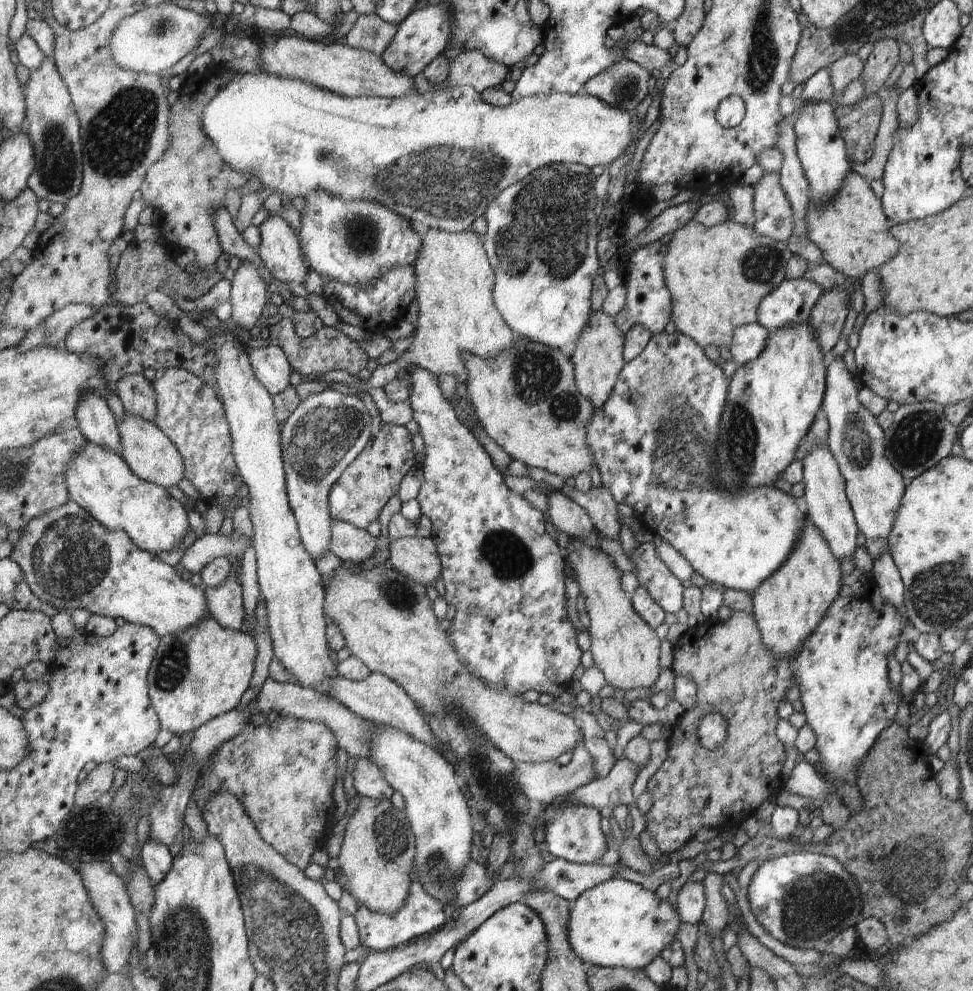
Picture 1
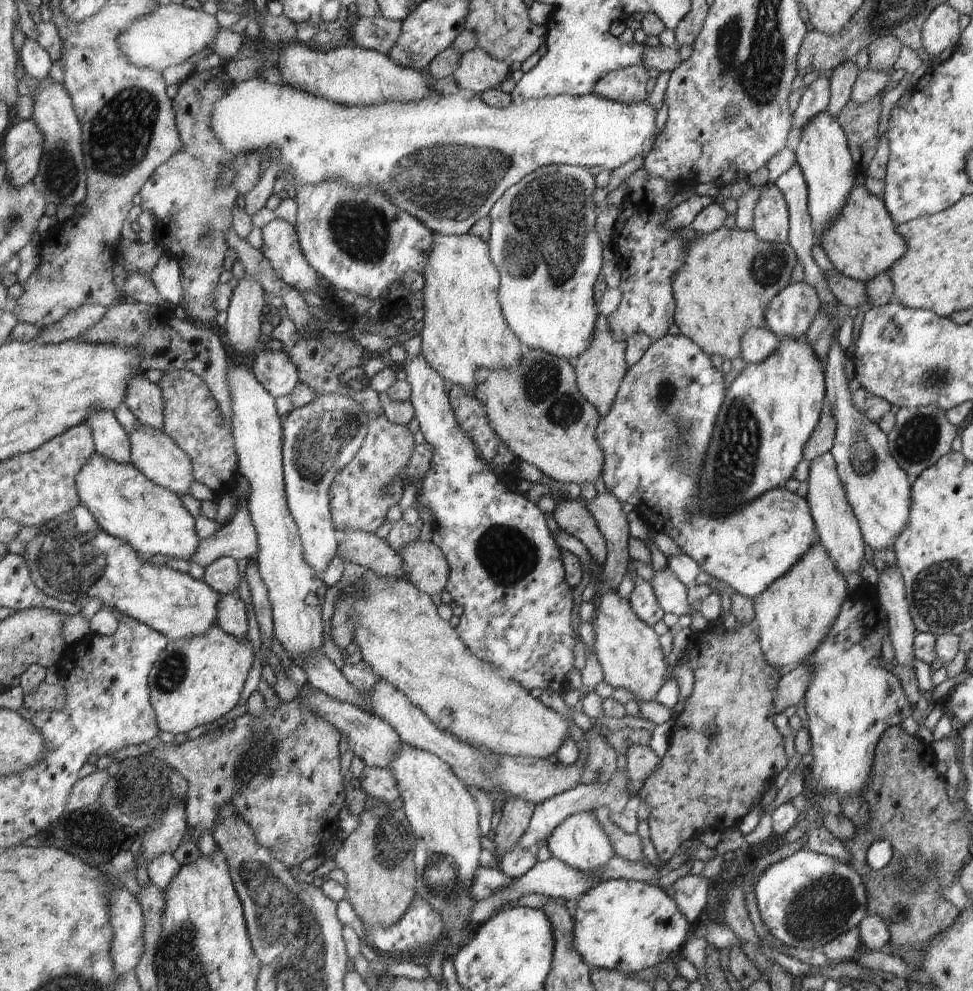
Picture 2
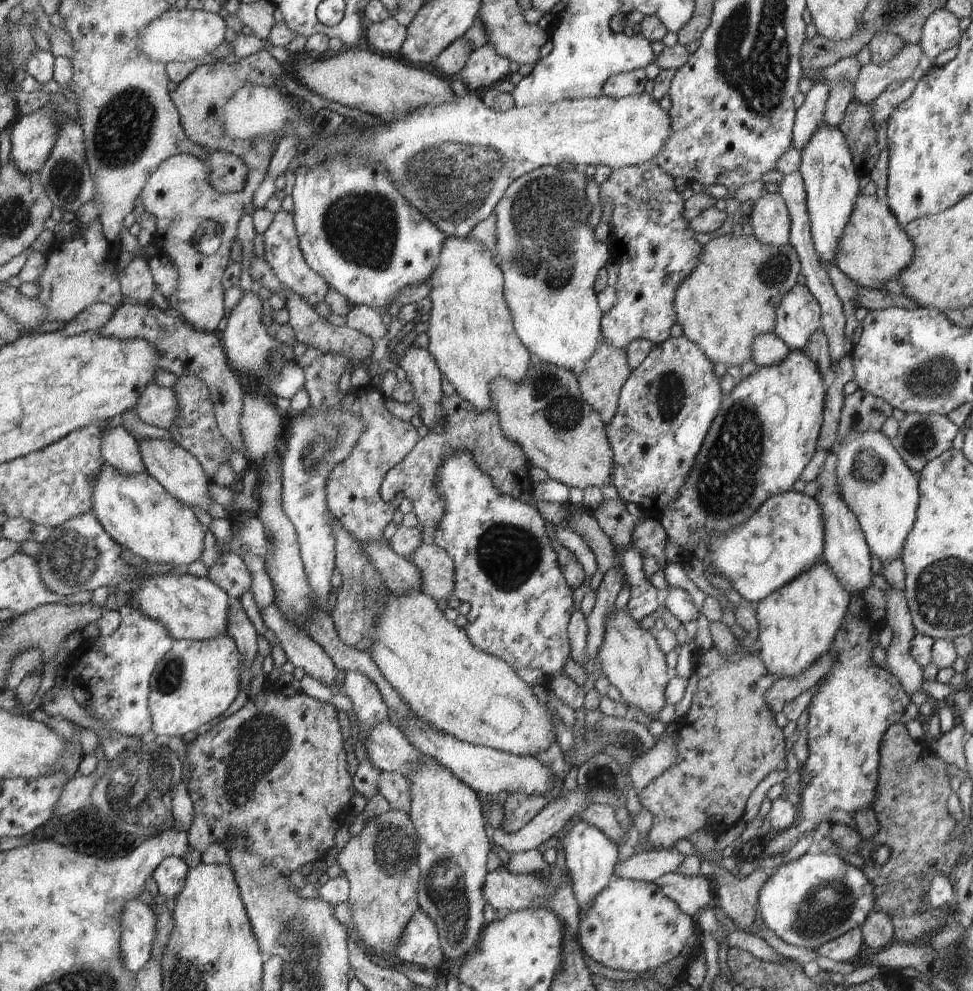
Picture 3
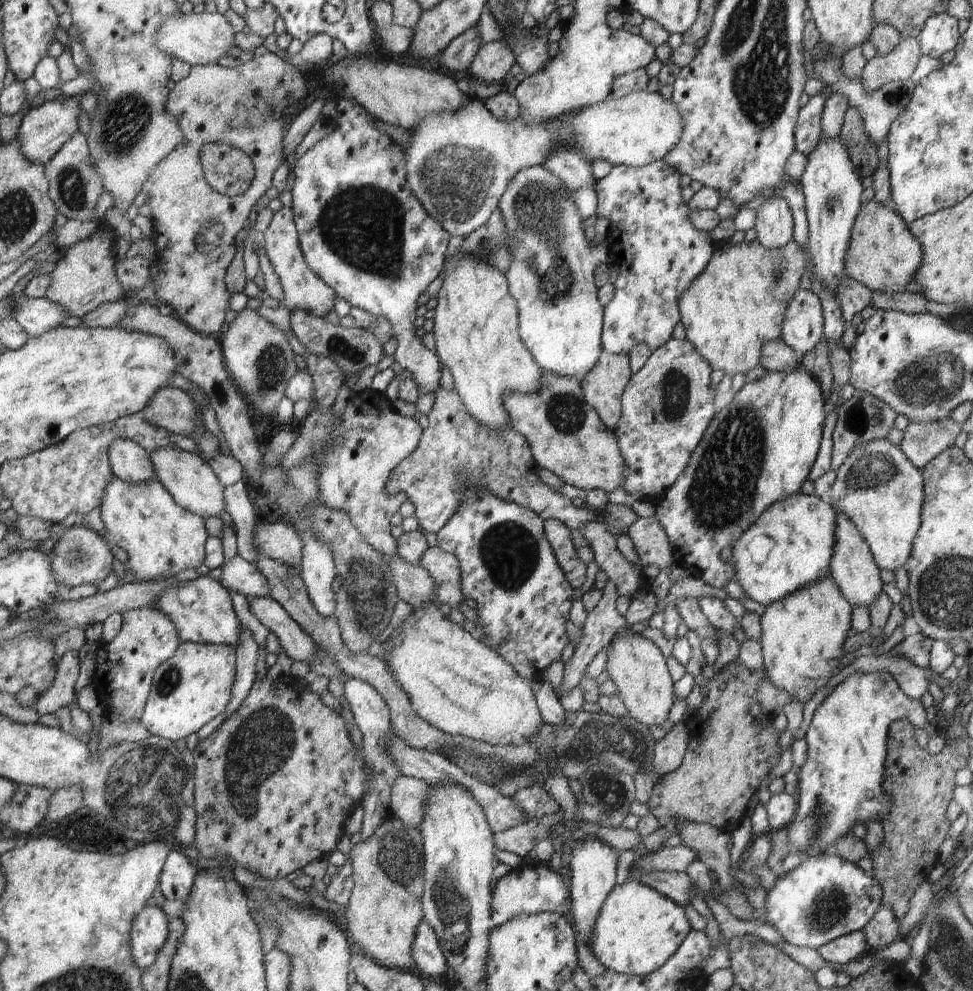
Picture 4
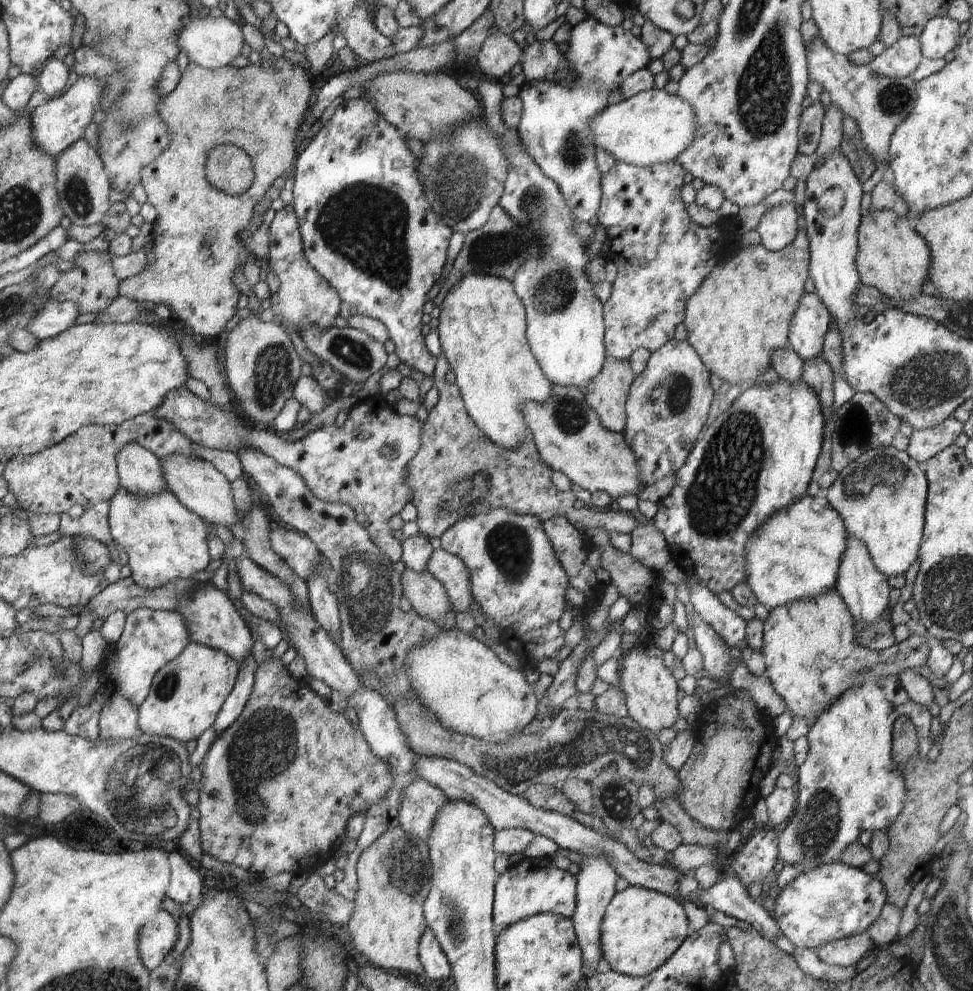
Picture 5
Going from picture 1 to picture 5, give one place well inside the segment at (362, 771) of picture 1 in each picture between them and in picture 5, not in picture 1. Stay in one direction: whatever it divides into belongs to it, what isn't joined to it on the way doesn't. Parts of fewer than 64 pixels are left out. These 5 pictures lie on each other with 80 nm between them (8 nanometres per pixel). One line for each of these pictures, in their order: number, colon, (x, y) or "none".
2: (376, 782)
3: (394, 787)
4: (408, 795)
5: (420, 801)

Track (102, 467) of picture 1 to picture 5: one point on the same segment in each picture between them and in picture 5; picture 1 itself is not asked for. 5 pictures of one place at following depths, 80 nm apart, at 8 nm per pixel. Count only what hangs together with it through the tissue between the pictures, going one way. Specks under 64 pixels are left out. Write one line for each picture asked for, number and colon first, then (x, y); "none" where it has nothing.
2: (126, 504)
3: (139, 514)
4: (159, 535)
5: (165, 541)

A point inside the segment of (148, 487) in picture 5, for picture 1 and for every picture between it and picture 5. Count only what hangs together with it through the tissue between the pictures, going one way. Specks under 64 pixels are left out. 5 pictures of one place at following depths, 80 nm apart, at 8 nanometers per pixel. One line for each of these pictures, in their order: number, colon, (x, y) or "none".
1: (95, 419)
2: (111, 441)
3: (119, 448)
4: (130, 462)

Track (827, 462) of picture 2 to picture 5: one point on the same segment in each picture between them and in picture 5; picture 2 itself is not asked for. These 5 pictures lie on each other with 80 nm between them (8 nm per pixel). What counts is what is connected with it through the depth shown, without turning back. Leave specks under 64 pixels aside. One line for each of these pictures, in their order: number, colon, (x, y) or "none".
3: (845, 550)
4: (852, 566)
5: (865, 590)

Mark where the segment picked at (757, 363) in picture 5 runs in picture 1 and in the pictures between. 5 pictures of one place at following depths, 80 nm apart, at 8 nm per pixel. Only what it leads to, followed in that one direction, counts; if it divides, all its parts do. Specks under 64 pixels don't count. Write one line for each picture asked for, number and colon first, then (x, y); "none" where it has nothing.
1: (717, 277)
2: (728, 276)
3: (730, 298)
4: (737, 302)

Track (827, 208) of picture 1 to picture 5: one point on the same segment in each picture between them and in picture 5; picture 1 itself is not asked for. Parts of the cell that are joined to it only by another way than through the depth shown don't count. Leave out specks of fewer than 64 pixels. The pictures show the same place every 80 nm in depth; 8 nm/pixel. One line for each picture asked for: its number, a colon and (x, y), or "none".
2: (862, 242)
3: (873, 248)
4: (883, 254)
5: (891, 256)

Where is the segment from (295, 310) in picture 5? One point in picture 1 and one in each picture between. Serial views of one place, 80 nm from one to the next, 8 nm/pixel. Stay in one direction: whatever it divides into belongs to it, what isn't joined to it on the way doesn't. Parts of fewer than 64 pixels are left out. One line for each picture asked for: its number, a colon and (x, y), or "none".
1: (280, 249)
2: (281, 246)
3: (282, 252)
4: (303, 288)

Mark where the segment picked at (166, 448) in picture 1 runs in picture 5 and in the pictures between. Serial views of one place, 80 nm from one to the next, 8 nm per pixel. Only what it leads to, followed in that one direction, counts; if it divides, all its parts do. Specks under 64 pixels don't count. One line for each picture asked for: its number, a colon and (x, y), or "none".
2: (152, 451)
3: (179, 472)
4: (190, 480)
5: (196, 483)

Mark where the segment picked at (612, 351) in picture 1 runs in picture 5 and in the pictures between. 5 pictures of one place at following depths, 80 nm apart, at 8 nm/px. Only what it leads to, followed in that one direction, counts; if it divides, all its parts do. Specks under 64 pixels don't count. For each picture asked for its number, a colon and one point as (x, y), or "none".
2: (599, 370)
3: (604, 374)
4: (603, 385)
5: (607, 393)

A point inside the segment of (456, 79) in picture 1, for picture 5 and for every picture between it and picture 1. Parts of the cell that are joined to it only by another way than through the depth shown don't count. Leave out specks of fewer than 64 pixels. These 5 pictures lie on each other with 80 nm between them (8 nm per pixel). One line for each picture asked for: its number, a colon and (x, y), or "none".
2: (477, 71)
3: (484, 68)
4: (492, 62)
5: (499, 54)

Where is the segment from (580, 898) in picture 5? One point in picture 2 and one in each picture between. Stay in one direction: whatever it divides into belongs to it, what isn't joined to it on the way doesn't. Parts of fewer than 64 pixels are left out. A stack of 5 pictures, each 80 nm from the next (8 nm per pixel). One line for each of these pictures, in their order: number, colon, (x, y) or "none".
2: (579, 840)
3: (590, 856)
4: (593, 863)

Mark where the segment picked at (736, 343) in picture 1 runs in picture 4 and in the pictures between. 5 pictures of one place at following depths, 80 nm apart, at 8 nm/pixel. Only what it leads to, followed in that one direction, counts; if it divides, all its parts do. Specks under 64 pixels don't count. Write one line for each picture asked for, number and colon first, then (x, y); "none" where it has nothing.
2: (756, 343)
3: (766, 349)
4: (776, 355)

